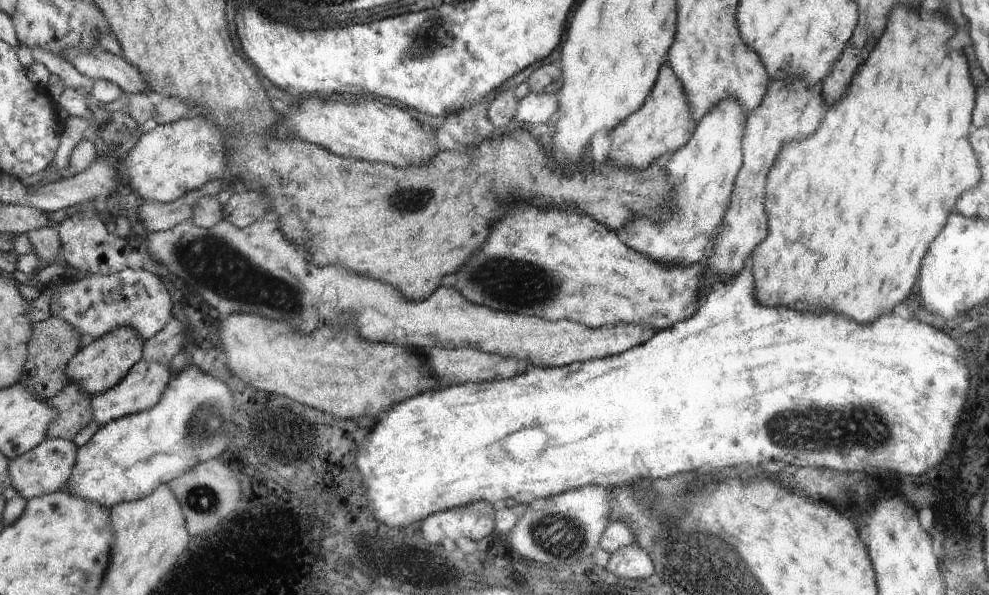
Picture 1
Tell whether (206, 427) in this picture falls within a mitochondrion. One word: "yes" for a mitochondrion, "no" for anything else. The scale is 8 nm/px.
yes

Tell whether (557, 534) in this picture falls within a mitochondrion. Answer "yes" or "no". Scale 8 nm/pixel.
yes

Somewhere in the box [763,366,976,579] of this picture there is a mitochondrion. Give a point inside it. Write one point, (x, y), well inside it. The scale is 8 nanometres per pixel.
(925, 394)

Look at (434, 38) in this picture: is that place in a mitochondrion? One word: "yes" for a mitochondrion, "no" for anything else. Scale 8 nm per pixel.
yes

